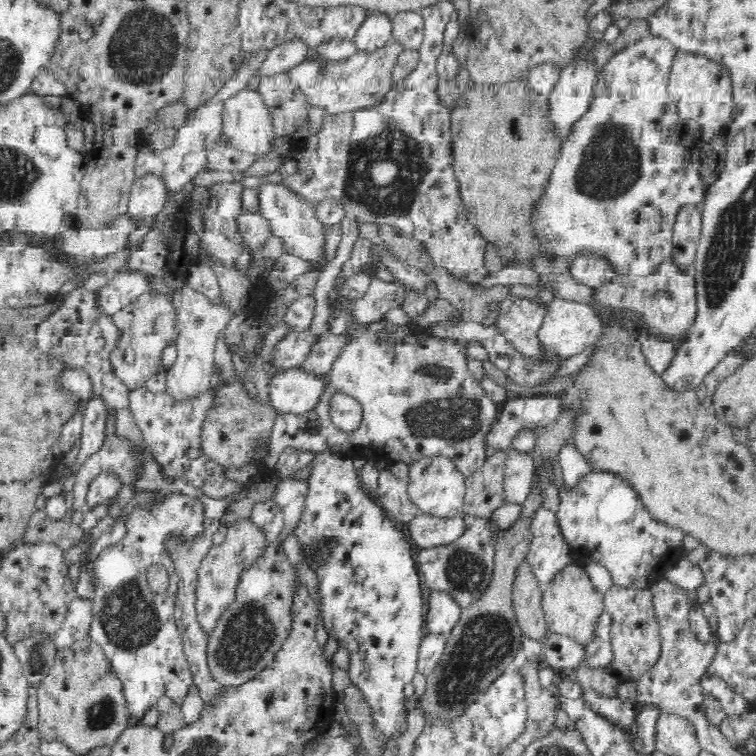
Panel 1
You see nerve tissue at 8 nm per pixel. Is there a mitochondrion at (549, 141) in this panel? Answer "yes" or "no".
no

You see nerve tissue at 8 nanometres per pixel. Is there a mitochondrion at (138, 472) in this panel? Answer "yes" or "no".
no

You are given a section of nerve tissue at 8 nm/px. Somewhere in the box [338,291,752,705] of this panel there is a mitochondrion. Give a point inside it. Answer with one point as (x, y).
(458, 417)

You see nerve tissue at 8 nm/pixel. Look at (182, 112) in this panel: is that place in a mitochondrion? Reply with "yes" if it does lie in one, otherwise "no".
no

